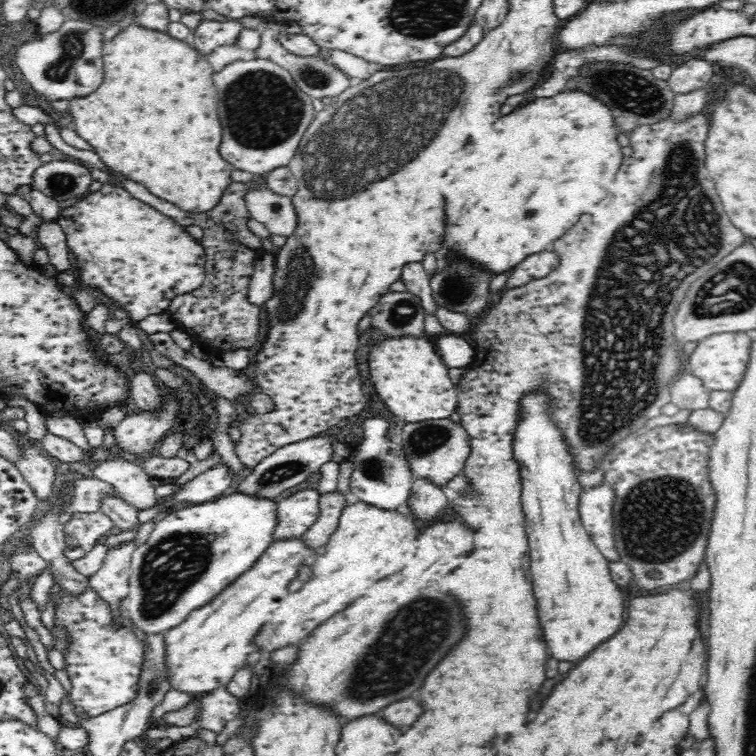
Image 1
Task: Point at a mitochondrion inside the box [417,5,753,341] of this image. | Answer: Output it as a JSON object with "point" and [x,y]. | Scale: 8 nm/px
{"point":[628,92]}

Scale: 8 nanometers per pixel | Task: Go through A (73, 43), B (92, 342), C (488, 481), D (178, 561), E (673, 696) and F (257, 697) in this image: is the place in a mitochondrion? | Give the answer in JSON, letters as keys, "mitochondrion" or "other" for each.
{"A":"mitochondrion","B":"other","C":"other","D":"mitochondrion","E":"other","F":"other"}

